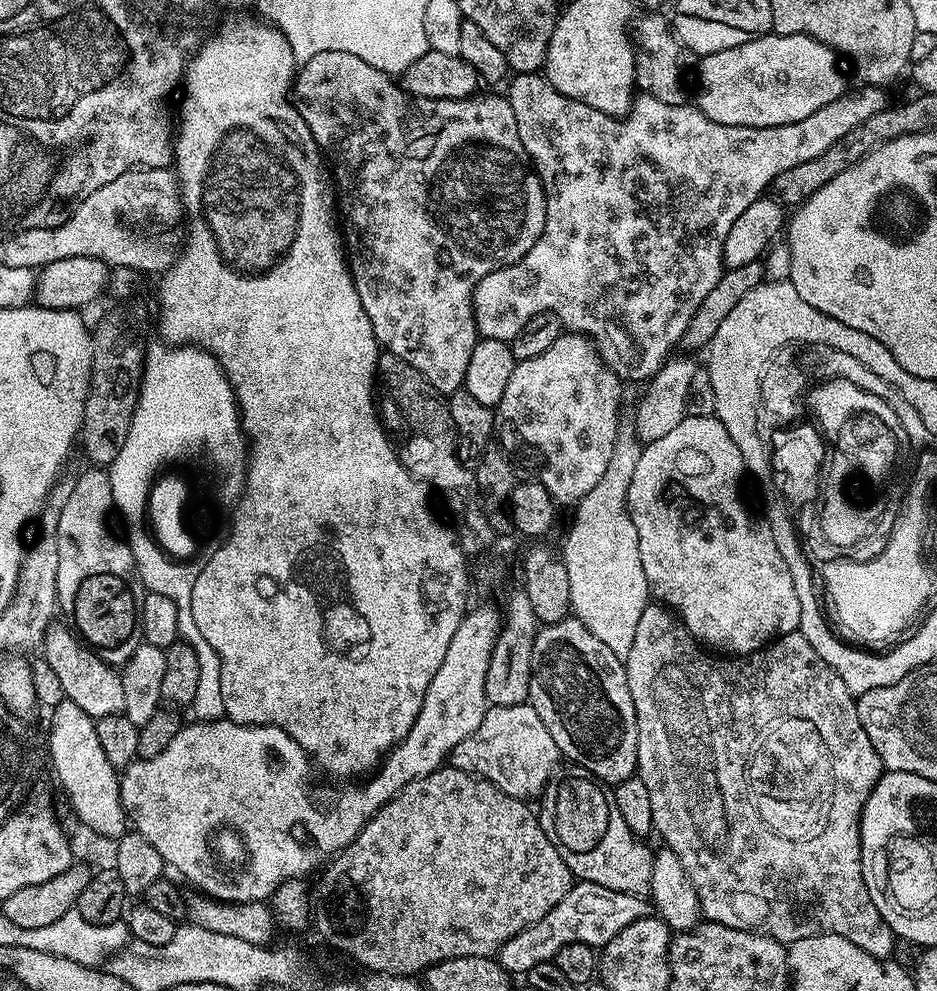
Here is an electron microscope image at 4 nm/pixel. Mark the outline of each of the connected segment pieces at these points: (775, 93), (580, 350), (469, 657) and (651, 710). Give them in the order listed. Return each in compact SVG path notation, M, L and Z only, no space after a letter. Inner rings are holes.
M806 34L759 36L757 40L742 42L742 46L730 46L730 50L699 57L700 69L694 72L694 104L706 118L726 126L769 128L802 122L814 110L822 110L822 106L830 106L830 102L844 95L846 85L839 62L837 53Z
M565 334L546 349L538 358L526 358L514 366L510 382L496 403L496 431L499 443L505 449L520 448L529 444L532 448L544 448L544 489L552 495L557 505L575 506L580 499L606 474L606 466L614 454L616 431L620 429L620 403L624 400L624 388L617 369L604 363L595 344L587 336Z
M474 608L464 615L458 630L454 630L446 658L442 666L438 666L438 674L434 674L424 695L422 710L404 741L393 746L380 761L375 771L363 781L364 788L348 788L338 793L336 808L324 809L316 805L308 789L312 784L314 765L286 730L273 724L236 724L233 720L221 718L185 723L162 754L137 758L123 769L120 797L131 827L142 834L158 854L162 854L171 871L173 868L181 872L196 887L193 889L203 895L225 904L271 901L284 881L307 877L307 872L319 862L320 856L339 854L346 845L354 842L379 808L386 806L386 802L395 798L410 782L437 772L451 757L454 746L478 730L490 707L486 698L486 670L490 670L490 654L500 633L502 616L497 609L495 612L492 608ZM299 824L304 824L312 844L300 844L299 838L292 833Z
M649 602L642 610L642 618L638 618L634 646L630 646L630 654L624 660L624 669L630 686L630 698L634 702L638 730L636 770L640 780L646 785L646 790L650 790L652 826L658 836L660 832L663 843L674 854L678 854L678 862L682 862L682 870L686 870L698 894L701 917L714 924L747 932L760 932L785 946L802 938L814 938L818 934L838 934L854 942L854 946L858 946L875 960L887 961L891 957L888 955L892 952L894 933L882 914L878 914L878 906L874 906L870 890L866 890L860 849L860 815L866 798L870 796L886 769L878 758L878 750L874 750L870 738L866 738L866 730L862 730L862 722L856 709L857 697L852 695L846 682L842 682L835 670L818 655L814 646L810 646L808 639L797 630L779 636L767 648L759 648L757 652L721 658L705 651L688 633L684 623L667 607Z

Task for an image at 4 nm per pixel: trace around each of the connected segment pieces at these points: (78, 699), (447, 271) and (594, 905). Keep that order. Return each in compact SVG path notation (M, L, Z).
M52 626L48 629L42 645L42 659L50 662L50 666L56 671L65 700L74 702L74 706L79 706L95 721L121 715L126 706L126 698L119 671L92 651L71 627L63 627Z
M326 50L322 54L314 54L314 58L303 61L303 63L299 65L298 71L294 77L294 103L298 114L302 114L302 122L306 122L306 126L310 128L310 134L314 138L314 142L320 147L321 153L323 153L331 163L332 160L336 163L336 172L334 168L334 184L338 189L338 212L342 220L342 215L344 215L345 222L356 231L356 245L350 248L350 271L352 281L358 290L358 298L362 298L362 310L366 310L366 318L370 318L370 326L376 335L376 342L387 355L402 358L402 362L410 362L410 366L414 366L414 370L418 370L418 374L422 374L422 378L426 378L426 382L430 382L430 386L434 386L434 390L437 394L451 394L461 391L464 387L466 366L470 363L470 354L474 354L474 346L478 339L476 319L474 318L474 310L472 309L472 295L476 289L476 284L482 282L482 278L486 278L486 274L502 270L506 266L510 266L523 258L523 256L532 249L534 242L538 242L538 238L542 234L544 223L546 222L544 188L540 184L540 177L537 176L536 169L532 167L532 162L528 159L526 150L522 146L522 138L518 138L518 121L514 119L514 106L510 106L507 95L484 95L485 94L477 94L470 97L468 100L427 100L426 98L410 96L389 73L378 70L374 66L370 66L370 62L362 62L362 58L358 58L358 54L346 54L342 50Z
M576 882L562 898L562 902L558 902L554 910L550 910L550 914L538 918L538 922L526 926L526 930L514 934L510 942L500 947L498 961L508 973L527 974L530 966L538 966L538 962L555 961L558 950L562 950L562 946L586 944L593 950L600 950L620 930L625 929L632 922L645 919L649 914L650 904L644 896L622 894L614 890L606 890L606 886Z

